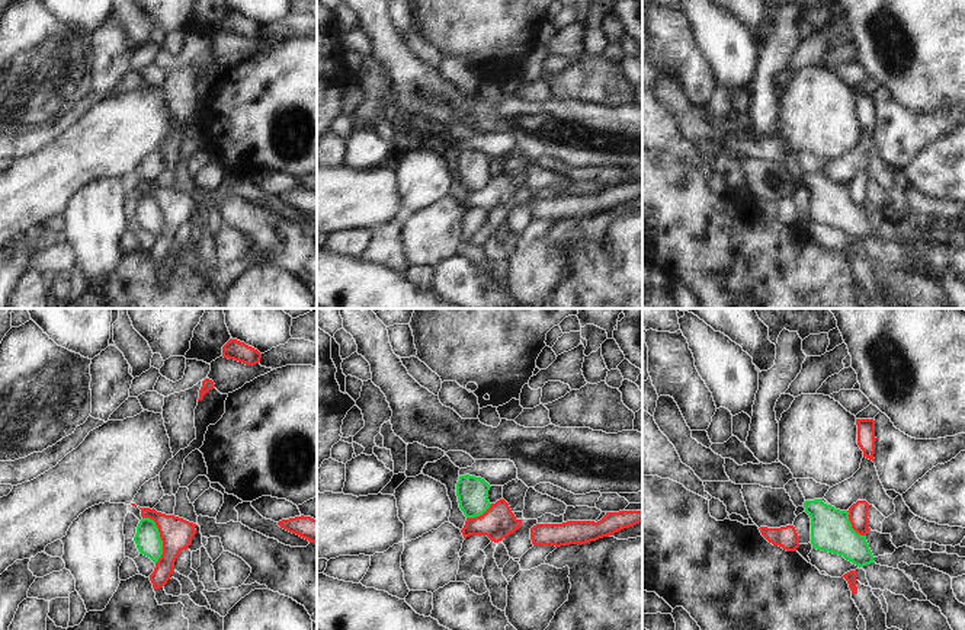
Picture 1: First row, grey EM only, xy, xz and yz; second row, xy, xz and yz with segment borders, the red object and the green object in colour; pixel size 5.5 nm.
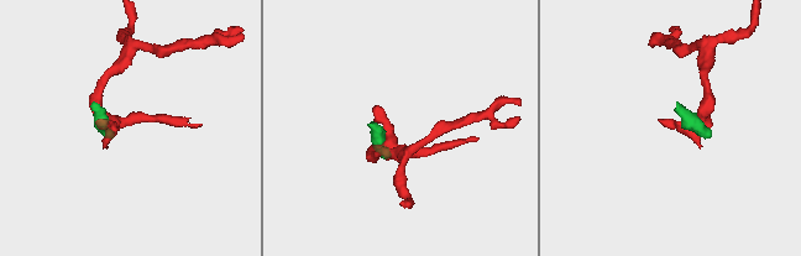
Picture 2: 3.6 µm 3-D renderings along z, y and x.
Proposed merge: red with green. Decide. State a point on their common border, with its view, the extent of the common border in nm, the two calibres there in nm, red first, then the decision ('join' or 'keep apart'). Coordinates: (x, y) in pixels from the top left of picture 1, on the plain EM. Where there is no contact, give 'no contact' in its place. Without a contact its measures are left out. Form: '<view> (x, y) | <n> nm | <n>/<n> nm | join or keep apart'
xy (160, 211) | 280 nm | 180/140 nm | keep apart

